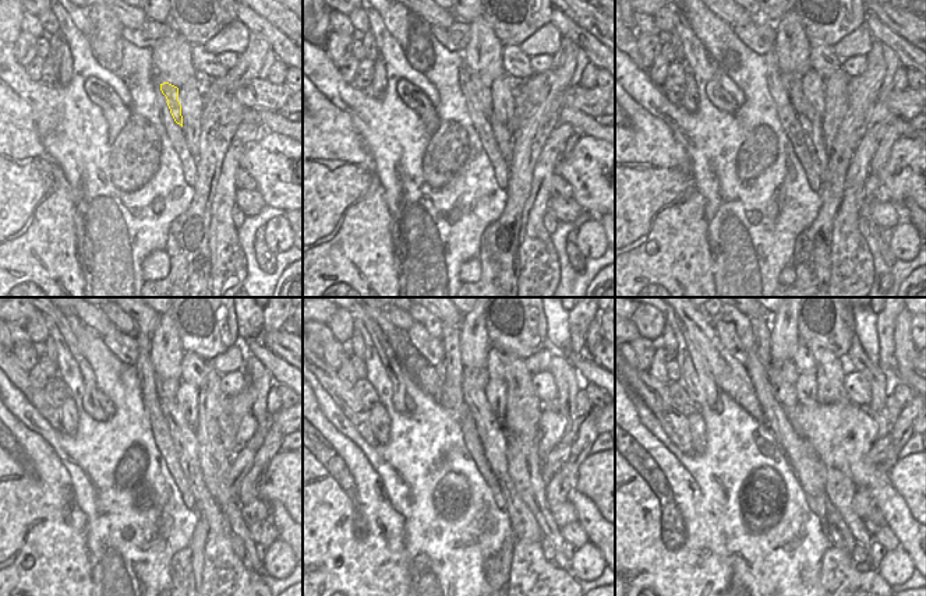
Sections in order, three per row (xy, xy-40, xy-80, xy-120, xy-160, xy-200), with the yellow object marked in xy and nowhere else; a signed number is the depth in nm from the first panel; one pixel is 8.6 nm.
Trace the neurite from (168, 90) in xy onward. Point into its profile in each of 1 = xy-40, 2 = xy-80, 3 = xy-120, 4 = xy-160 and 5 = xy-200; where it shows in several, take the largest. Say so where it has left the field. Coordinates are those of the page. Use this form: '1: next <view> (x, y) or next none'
1: next xy-40 (481, 90)
2: next xy-80 (787, 78)
3: next xy-120 (165, 388)
4: next xy-160 (474, 380)
5: next xy-200 (783, 377)

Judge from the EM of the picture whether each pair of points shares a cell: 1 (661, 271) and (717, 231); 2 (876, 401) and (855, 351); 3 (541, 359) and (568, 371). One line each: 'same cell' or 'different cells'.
1: different cells
2: same cell
3: different cells

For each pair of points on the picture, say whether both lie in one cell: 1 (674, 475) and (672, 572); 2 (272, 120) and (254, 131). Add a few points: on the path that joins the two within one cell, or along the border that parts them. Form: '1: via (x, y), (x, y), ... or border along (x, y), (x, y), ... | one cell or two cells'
1: via (679, 498), (689, 528), (689, 539), (682, 549) | one cell
2: border along (243, 122), (257, 124), (262, 130) | two cells

